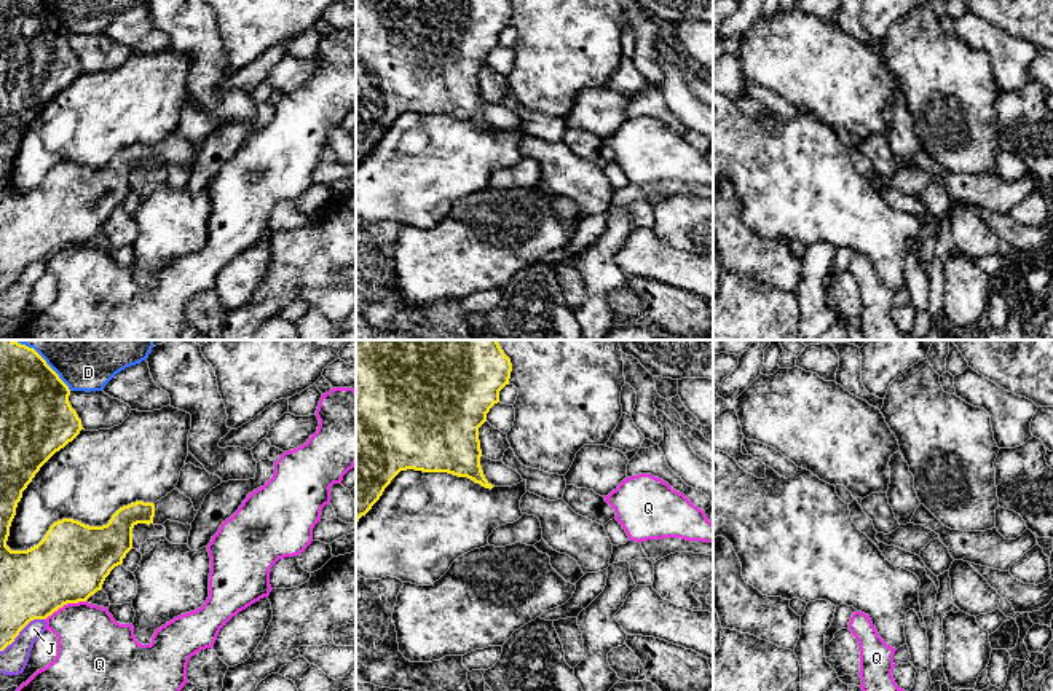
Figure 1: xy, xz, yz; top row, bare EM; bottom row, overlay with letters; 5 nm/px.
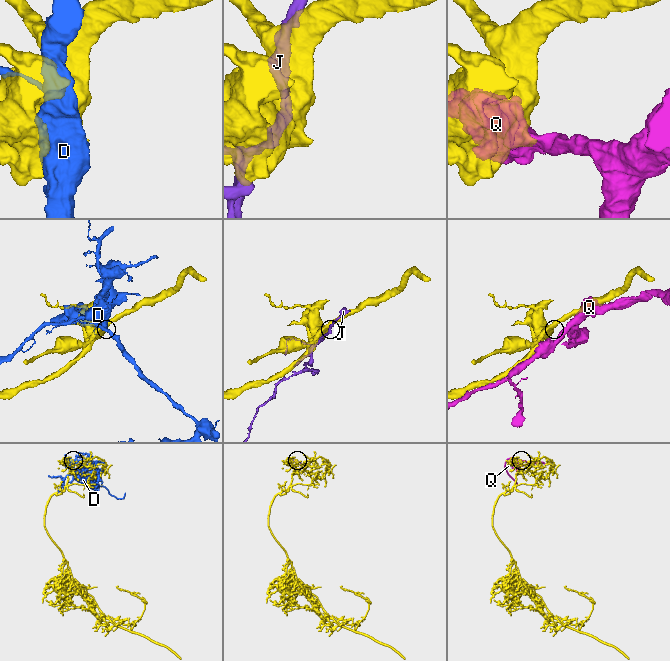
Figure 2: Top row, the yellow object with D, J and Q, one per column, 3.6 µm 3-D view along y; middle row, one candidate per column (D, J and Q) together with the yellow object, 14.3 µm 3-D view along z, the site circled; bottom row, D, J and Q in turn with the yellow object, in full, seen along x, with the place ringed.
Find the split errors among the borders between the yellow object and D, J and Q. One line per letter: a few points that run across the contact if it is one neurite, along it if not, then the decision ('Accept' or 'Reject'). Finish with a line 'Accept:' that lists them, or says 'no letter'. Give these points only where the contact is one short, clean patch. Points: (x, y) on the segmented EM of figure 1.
D: Reject
J: Reject
Q: Line: xy (85, 600), (64, 604), (45, 619). Reject
Accept: no letter

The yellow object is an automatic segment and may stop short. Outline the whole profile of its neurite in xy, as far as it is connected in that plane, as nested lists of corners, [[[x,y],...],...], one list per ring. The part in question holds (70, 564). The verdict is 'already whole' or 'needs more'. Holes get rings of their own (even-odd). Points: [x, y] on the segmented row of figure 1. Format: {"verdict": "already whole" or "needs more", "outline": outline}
{"verdict": "needs more", "outline": [[[0,340],[0,651],[30,621],[46,619],[64,605],[86,602],[101,590],[110,571],[132,549],[132,528],[137,523],[163,525],[171,520],[191,525],[198,514],[191,499],[176,488],[155,504],[136,501],[120,507],[102,527],[73,519],[57,520],[37,546],[11,551],[6,541],[22,492],[40,468],[83,429],[69,396],[69,386],[34,348]]]}

